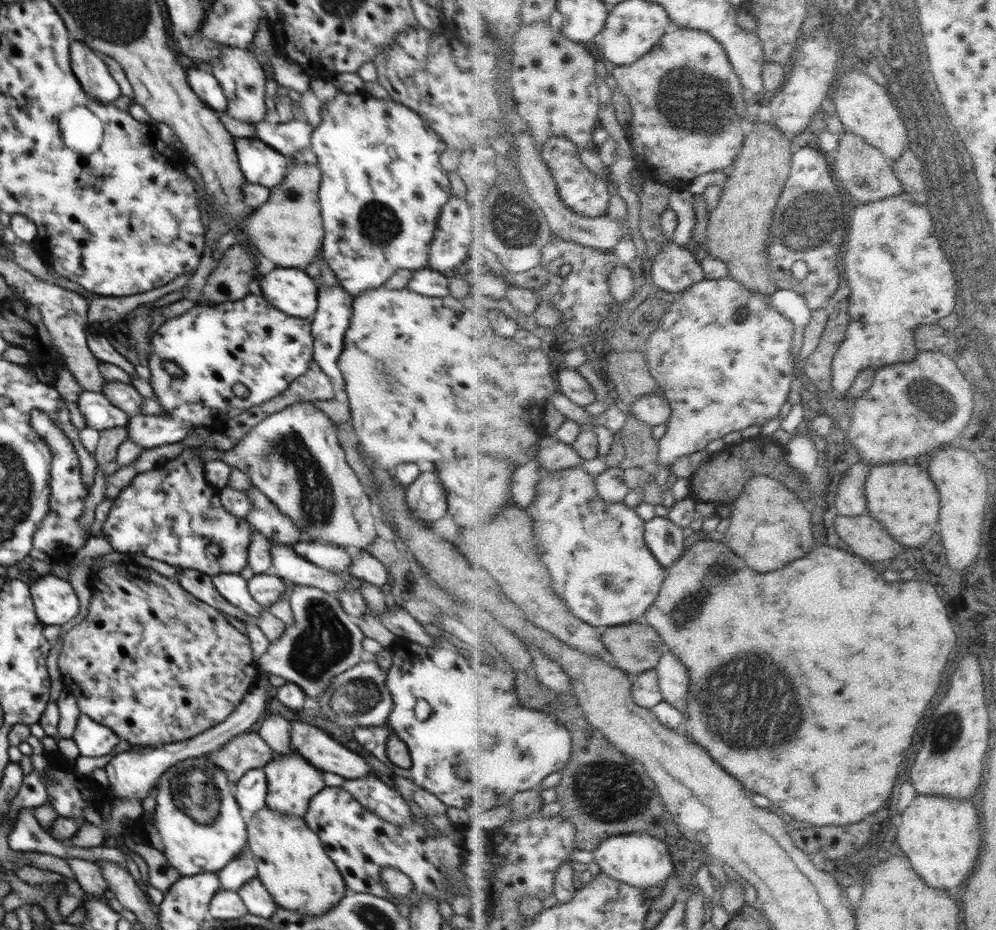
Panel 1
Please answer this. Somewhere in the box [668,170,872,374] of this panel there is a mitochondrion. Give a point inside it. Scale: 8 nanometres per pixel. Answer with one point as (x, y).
(817, 205)

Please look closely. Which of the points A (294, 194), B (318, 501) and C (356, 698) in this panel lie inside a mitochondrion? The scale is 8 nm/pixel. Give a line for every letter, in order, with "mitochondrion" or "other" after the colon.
A: mitochondrion
B: mitochondrion
C: mitochondrion

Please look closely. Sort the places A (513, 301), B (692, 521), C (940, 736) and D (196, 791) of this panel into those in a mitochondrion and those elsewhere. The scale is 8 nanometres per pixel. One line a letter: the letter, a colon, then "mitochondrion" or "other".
A: other
B: other
C: mitochondrion
D: mitochondrion

